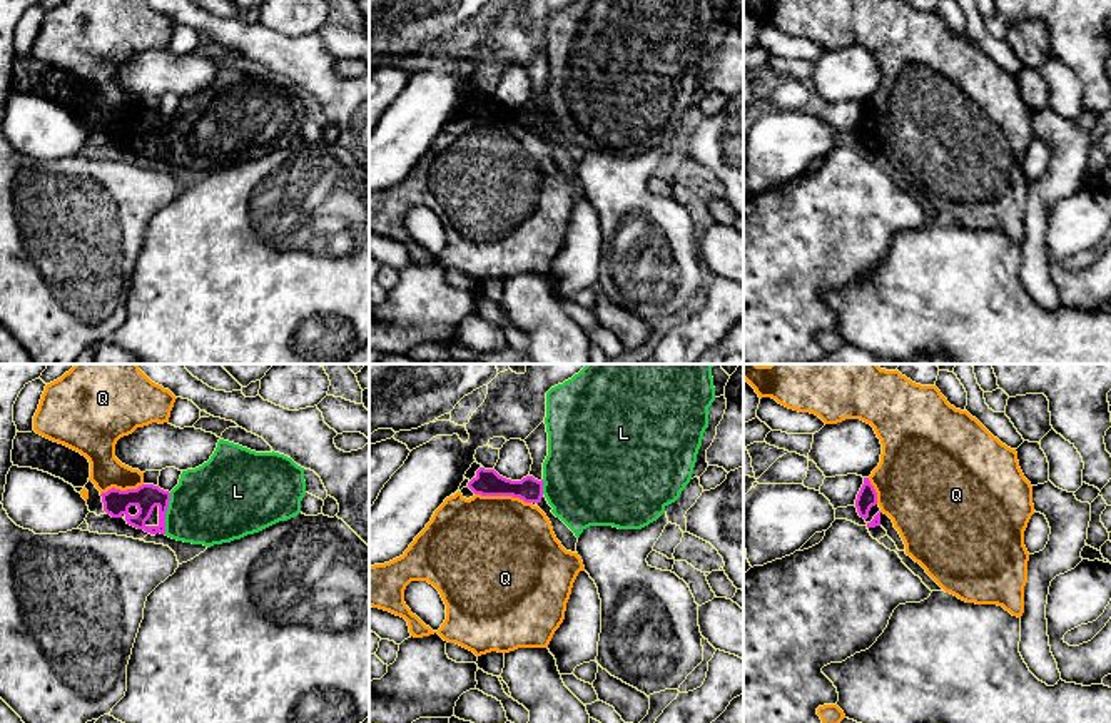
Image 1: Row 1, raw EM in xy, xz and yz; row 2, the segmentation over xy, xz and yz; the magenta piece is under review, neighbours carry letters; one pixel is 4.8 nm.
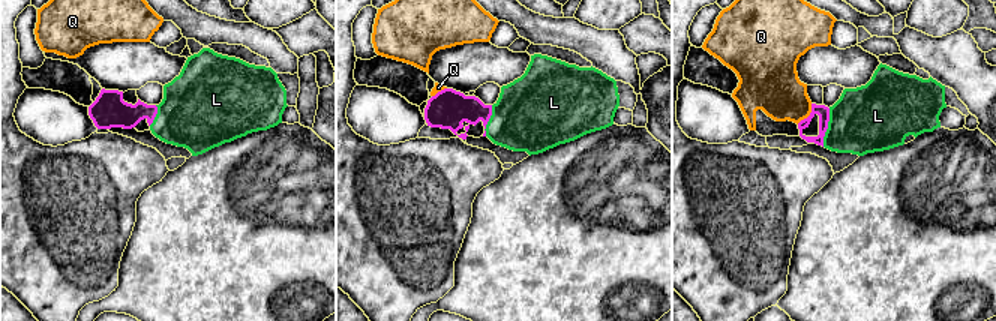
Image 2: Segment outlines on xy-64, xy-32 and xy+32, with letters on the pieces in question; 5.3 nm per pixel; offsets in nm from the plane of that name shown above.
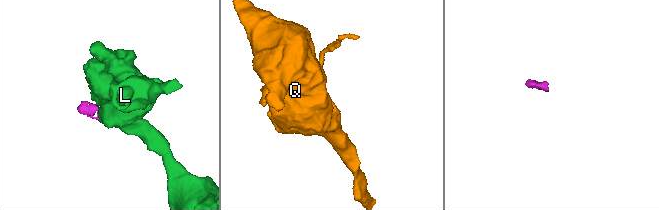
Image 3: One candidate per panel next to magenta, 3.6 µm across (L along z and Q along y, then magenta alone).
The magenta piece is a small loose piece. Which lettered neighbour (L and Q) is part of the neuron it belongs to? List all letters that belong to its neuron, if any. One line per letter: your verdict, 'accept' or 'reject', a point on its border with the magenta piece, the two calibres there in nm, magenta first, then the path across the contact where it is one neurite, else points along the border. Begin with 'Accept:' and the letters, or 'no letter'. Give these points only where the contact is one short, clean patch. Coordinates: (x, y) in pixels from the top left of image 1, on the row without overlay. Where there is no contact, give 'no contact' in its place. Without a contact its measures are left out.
Accept: L
L: accept; meets magenta in xy at (166, 137); 130 nm thick on the magenta side, 380 nm on the other; runs through xy (116, 129), (156, 126), (166, 137), (216, 129)
Q: reject; meets magenta in xz at (503, 121); 130 nm thick on the magenta side, 500 nm on the other; border along xz (475, 119), (512, 121), (530, 129)

